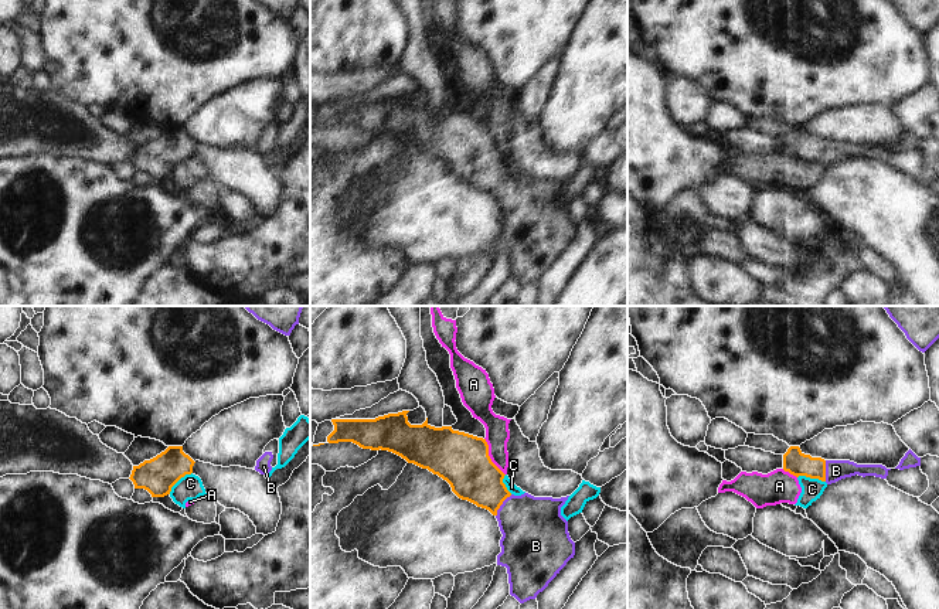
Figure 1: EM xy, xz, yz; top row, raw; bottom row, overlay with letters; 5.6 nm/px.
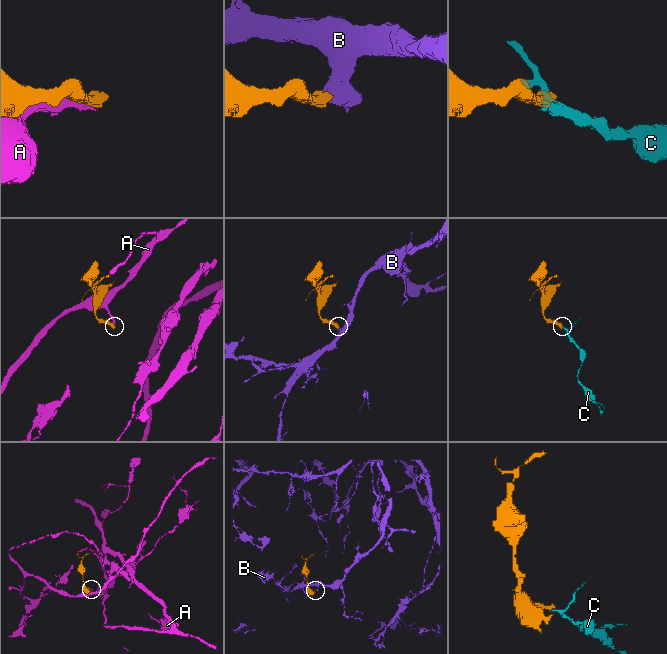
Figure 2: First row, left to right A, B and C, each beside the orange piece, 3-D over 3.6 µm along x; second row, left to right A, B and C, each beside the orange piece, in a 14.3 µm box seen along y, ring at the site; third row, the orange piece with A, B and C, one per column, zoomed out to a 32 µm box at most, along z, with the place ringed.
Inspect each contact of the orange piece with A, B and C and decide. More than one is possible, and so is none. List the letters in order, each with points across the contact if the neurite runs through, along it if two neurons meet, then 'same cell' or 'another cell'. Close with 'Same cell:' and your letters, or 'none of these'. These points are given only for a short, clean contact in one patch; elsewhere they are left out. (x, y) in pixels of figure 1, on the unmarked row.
A: another cell
B: across xz (472, 157), (502, 186), (534, 215) | same cell
C: along yz (798, 159), (817, 160), (824, 164) | another cell
Same cell: B

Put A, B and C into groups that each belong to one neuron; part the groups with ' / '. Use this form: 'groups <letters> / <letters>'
groups A C / B

